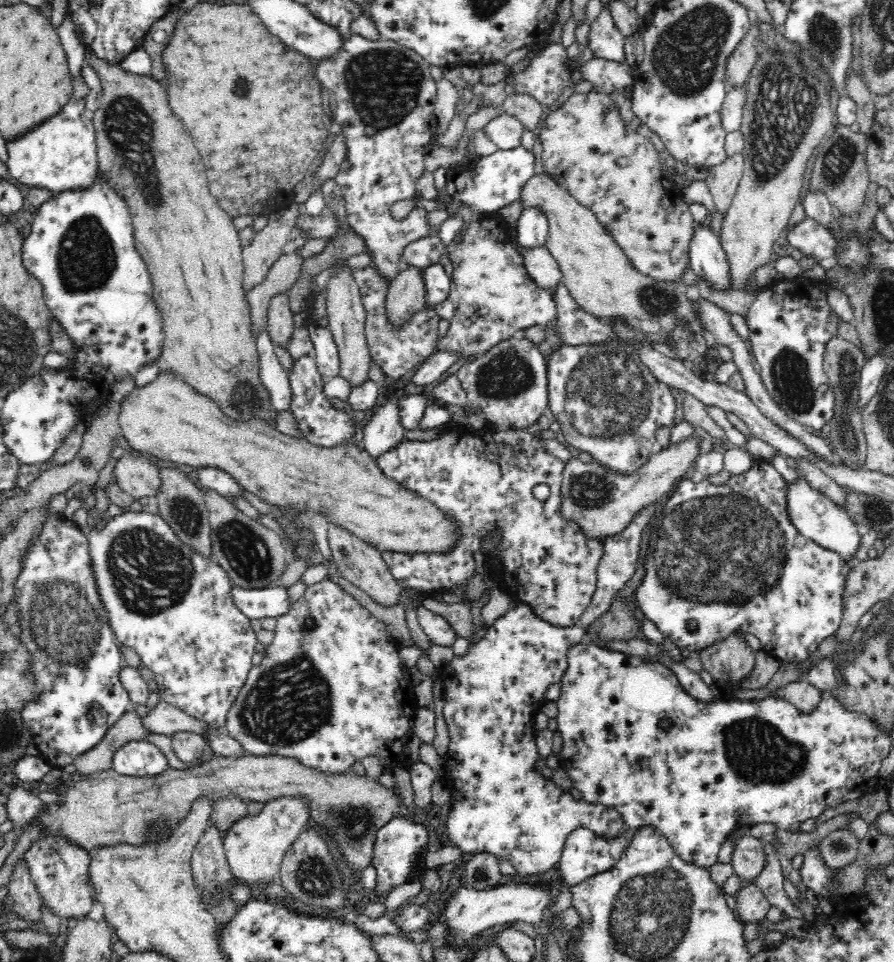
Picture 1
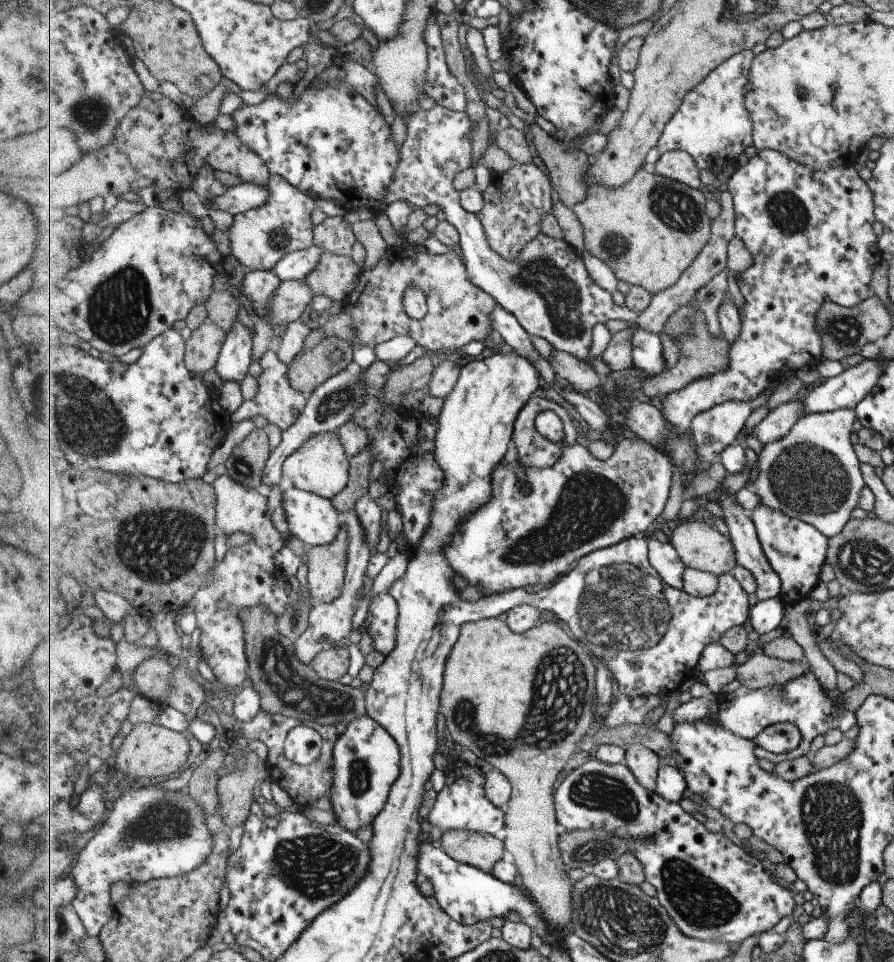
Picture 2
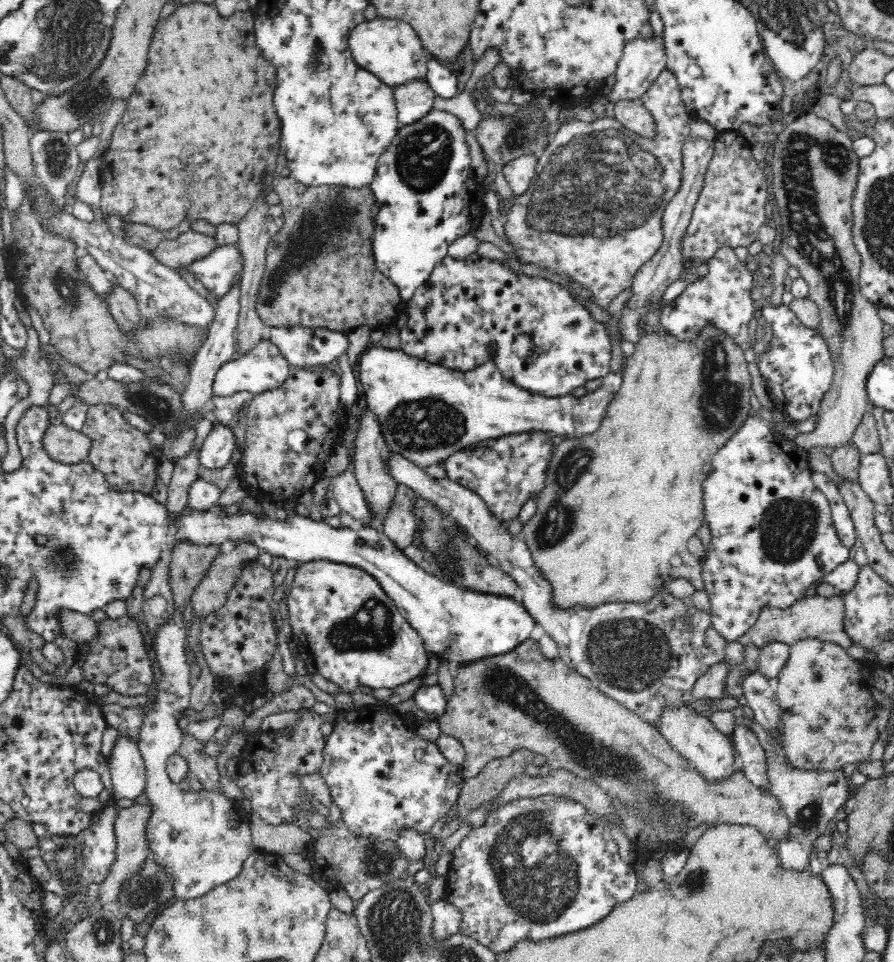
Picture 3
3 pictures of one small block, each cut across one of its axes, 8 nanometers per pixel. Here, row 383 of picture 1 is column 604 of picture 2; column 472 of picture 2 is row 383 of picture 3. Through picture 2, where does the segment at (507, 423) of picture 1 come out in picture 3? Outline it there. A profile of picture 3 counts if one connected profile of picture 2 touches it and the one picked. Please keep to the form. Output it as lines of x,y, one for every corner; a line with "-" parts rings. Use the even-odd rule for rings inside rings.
477,252
470,254
466,259
454,259
449,255
434,266
430,277
422,286
414,291
412,298
408,301
408,322
399,330
401,350
412,358
425,360
432,364
440,364
446,368
457,369
461,372
474,370
477,366
486,362
492,362
502,376
516,384
519,388
532,391
544,396
564,396
574,389
584,387
590,380
602,378
610,373
610,360
612,360
612,340
606,332
604,323
597,321
592,306
583,302
581,298
570,290
566,290
560,282
552,282
544,276
528,276
522,272
514,272
510,268
510,259
492,260
478,256

